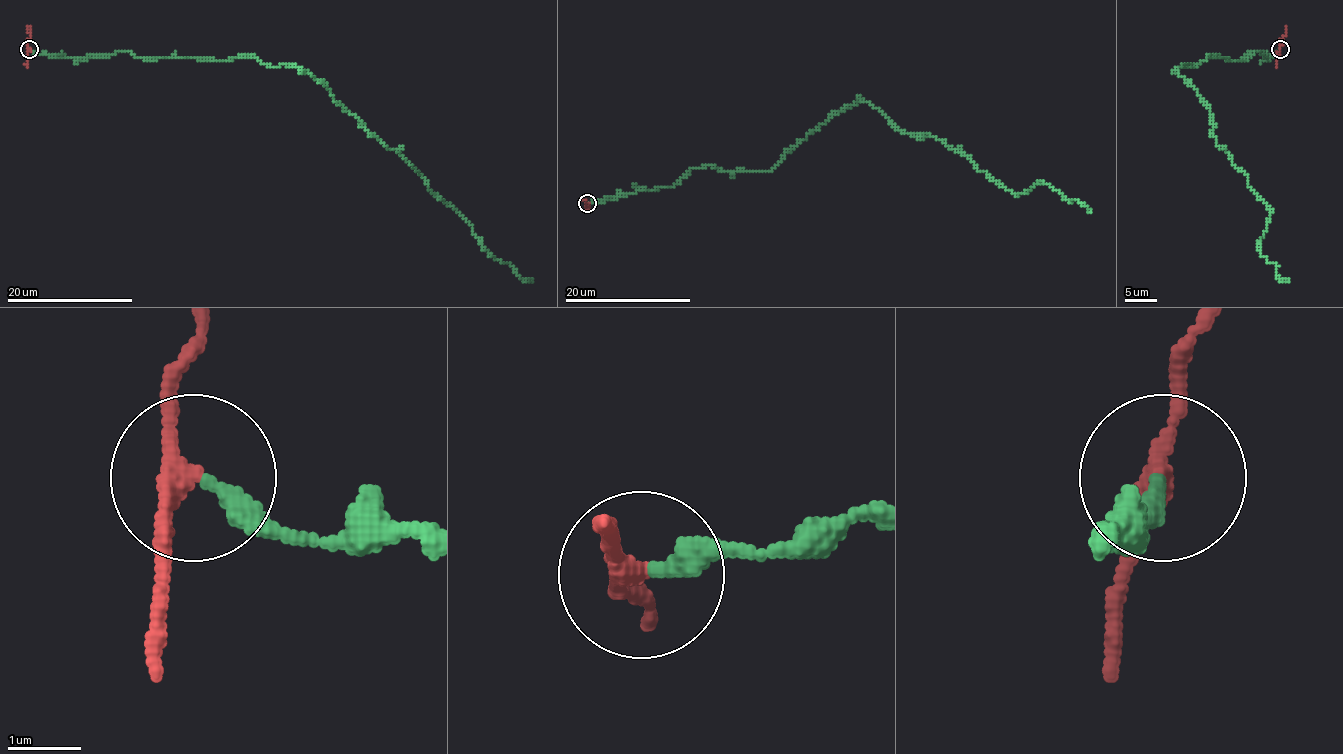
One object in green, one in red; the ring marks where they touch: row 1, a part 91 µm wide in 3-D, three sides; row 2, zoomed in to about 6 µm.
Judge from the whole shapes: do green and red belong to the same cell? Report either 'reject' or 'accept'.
reject

